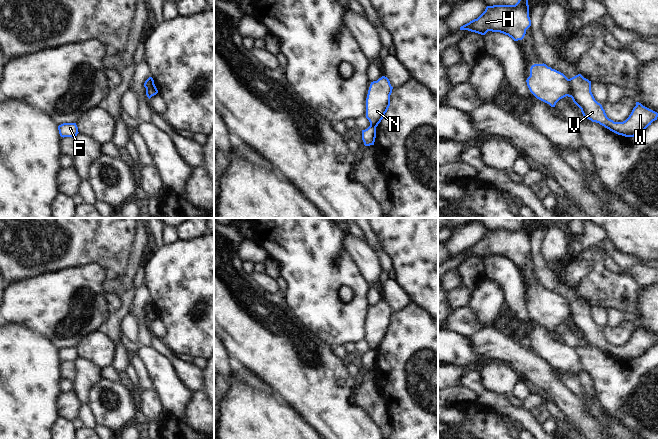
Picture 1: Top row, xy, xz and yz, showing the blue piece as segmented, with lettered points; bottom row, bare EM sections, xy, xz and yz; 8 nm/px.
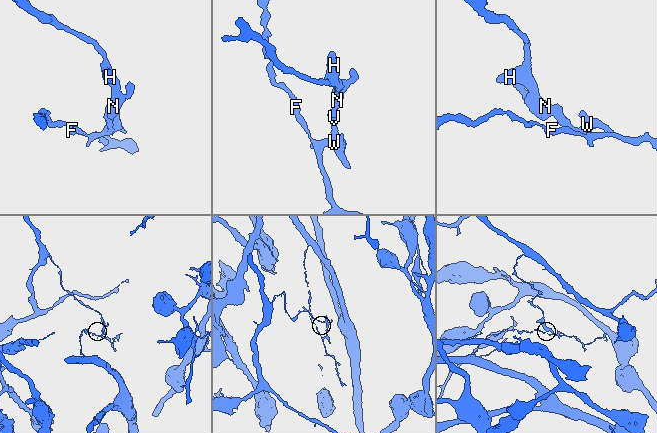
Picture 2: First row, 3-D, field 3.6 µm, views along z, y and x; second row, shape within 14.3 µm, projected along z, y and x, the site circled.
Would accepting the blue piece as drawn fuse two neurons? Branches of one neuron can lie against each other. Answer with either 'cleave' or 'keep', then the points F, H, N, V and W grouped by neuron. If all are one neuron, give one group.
cleave; groups F V W / H N

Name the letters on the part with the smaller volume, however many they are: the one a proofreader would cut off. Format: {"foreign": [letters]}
{"foreign": ["H", "N"]}

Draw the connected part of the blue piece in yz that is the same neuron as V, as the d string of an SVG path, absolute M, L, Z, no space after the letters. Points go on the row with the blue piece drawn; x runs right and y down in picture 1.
M578 74L569 79L569 85L571 98L581 109L583 116L618 135L634 137L657 120L657 112L636 102L636 106L625 121L614 122L607 117L602 105L595 100L591 92L591 81Z

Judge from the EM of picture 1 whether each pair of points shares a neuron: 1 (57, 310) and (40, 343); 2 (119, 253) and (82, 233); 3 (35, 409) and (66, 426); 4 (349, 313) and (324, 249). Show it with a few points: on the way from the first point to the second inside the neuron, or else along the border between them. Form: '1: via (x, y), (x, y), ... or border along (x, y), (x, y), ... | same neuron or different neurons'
1: border along (23, 325), (48, 337), (58, 349) | different neurons
2: via (110, 244), (99, 233), (91, 233) | same neuron
3: border along (60, 416), (53, 428) | different neurons
4: via (330, 308), (324, 302), (324, 268) | same neuron

